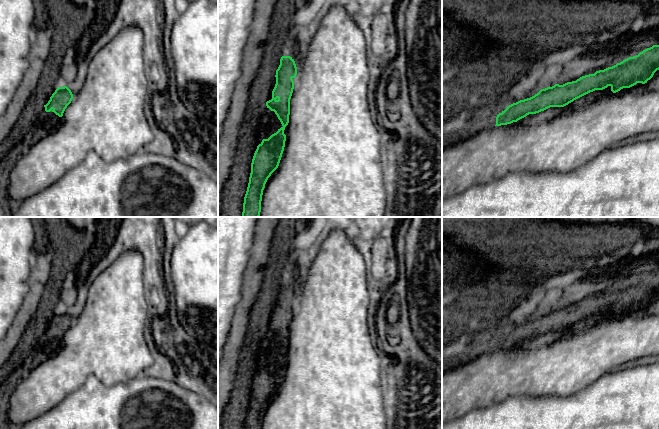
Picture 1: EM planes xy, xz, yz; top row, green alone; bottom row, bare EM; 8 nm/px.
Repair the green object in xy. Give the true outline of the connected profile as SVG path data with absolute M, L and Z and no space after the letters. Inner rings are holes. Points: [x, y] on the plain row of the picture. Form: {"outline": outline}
{"outline": "M67 310L58 311L50 321L48 327L44 329L45 335L52 335L59 341L62 341L65 333L71 327L72 323L73 318Z"}

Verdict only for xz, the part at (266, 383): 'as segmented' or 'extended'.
extended

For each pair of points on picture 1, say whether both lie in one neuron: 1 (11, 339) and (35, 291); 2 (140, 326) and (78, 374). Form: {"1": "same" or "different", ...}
{"1": "same", "2": "same"}

